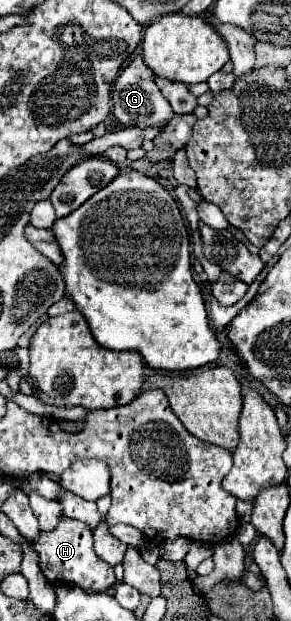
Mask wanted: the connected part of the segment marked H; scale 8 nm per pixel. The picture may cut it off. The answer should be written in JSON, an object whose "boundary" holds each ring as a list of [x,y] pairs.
{"boundary":[[[64,517],[64,521],[60,521],[60,525],[54,531],[40,535],[40,539],[34,543],[34,549],[40,555],[40,569],[44,571],[46,579],[54,585],[74,583],[78,587],[84,587],[86,591],[100,593],[108,591],[116,583],[112,565],[108,565],[94,553],[92,531],[86,525],[80,525],[80,521]]]}

